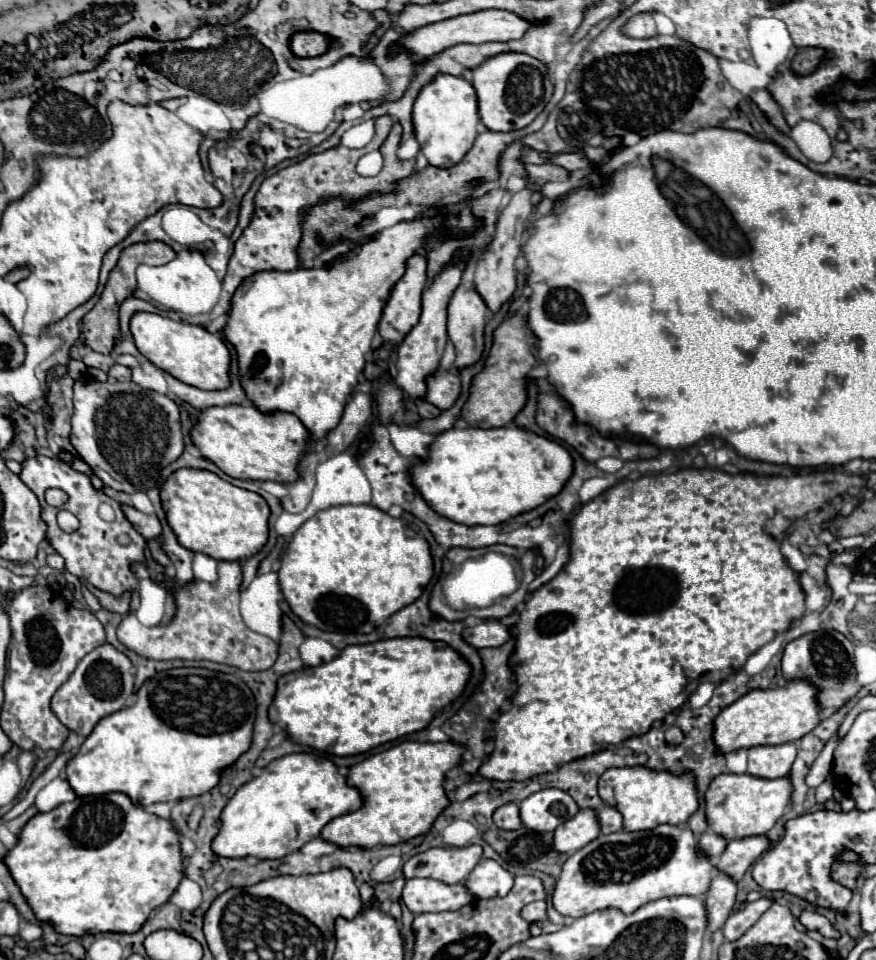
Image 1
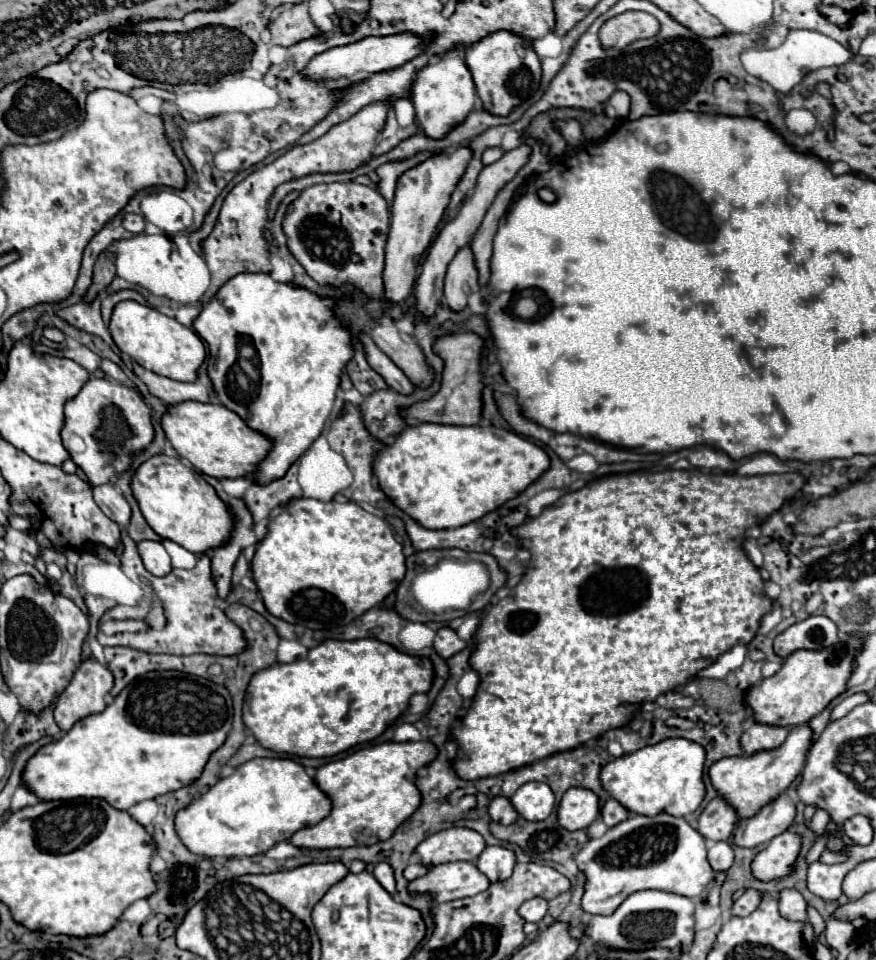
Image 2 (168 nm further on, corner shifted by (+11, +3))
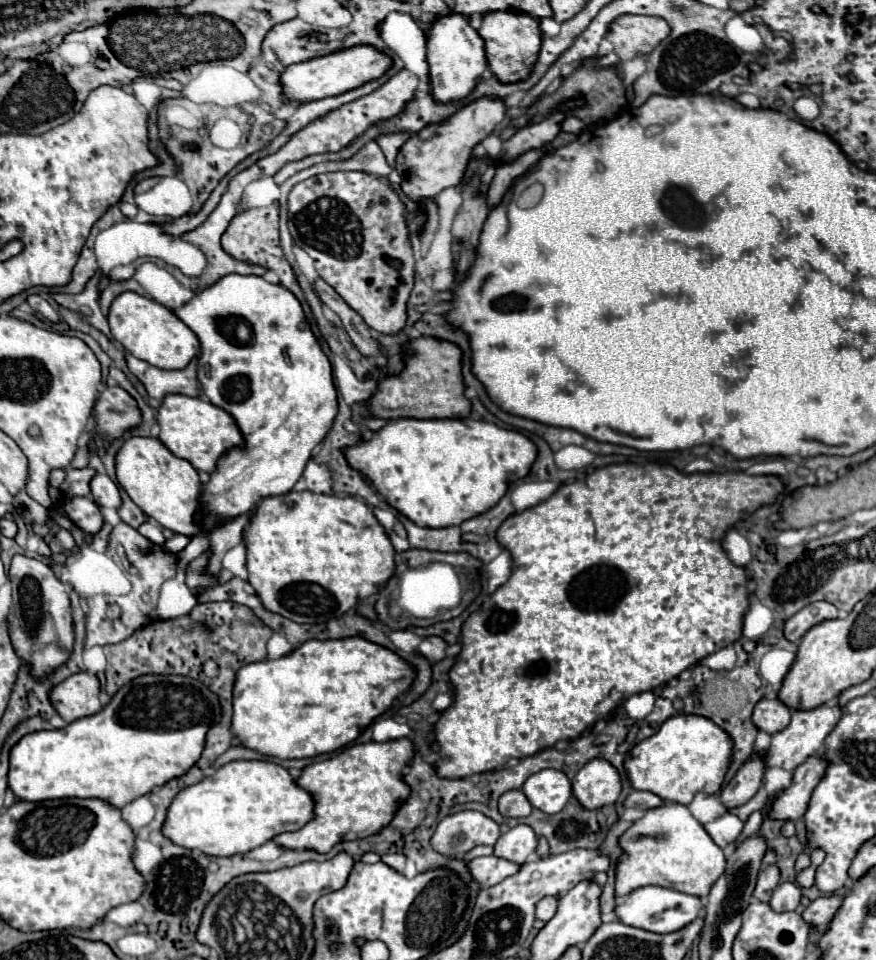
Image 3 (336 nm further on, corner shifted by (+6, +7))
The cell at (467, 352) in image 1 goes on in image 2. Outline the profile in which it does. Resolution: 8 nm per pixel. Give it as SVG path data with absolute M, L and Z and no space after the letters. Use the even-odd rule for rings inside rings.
M464 246L464 250L460 250L460 254L456 254L456 258L448 264L444 278L444 304L452 312L462 312L466 308L468 296L476 290L480 290L478 272L470 246Z

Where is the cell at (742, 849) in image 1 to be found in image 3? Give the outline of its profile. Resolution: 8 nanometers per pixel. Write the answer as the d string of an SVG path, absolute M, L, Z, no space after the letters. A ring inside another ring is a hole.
M819 754L809 756L803 764L799 764L793 772L791 786L781 796L777 796L769 816L773 820L799 820L799 818L803 818L813 788L825 776L825 768L827 768L827 762Z

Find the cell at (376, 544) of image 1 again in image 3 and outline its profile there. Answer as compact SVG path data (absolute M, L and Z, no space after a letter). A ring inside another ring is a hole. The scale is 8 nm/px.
M295 490L281 496L267 496L255 506L243 530L243 542L247 548L247 582L255 588L263 606L299 624L317 624L343 616L359 600L377 594L395 570L395 548L387 532L381 528L371 508L353 496L343 498Z

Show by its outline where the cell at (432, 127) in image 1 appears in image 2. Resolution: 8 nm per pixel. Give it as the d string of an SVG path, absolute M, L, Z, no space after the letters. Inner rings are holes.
M458 50L442 54L436 64L428 64L416 74L412 86L412 100L416 110L416 124L420 132L432 140L446 138L456 126L464 122L464 118L476 108L476 90L470 70L458 56Z

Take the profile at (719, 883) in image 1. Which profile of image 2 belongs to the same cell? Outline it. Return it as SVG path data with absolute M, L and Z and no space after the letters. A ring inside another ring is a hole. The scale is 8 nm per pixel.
M712 842L708 846L708 862L710 862L714 874L728 872L730 866L732 866L732 862L734 862L732 846L728 842Z

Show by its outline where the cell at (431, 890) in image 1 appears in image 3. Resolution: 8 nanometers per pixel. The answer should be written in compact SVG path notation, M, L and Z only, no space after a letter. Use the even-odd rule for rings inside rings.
M483 856L483 858L475 858L469 862L469 870L471 870L473 878L481 884L481 888L503 882L505 878L517 874L519 868L521 868L521 864L509 862L509 860L497 858L497 856Z

